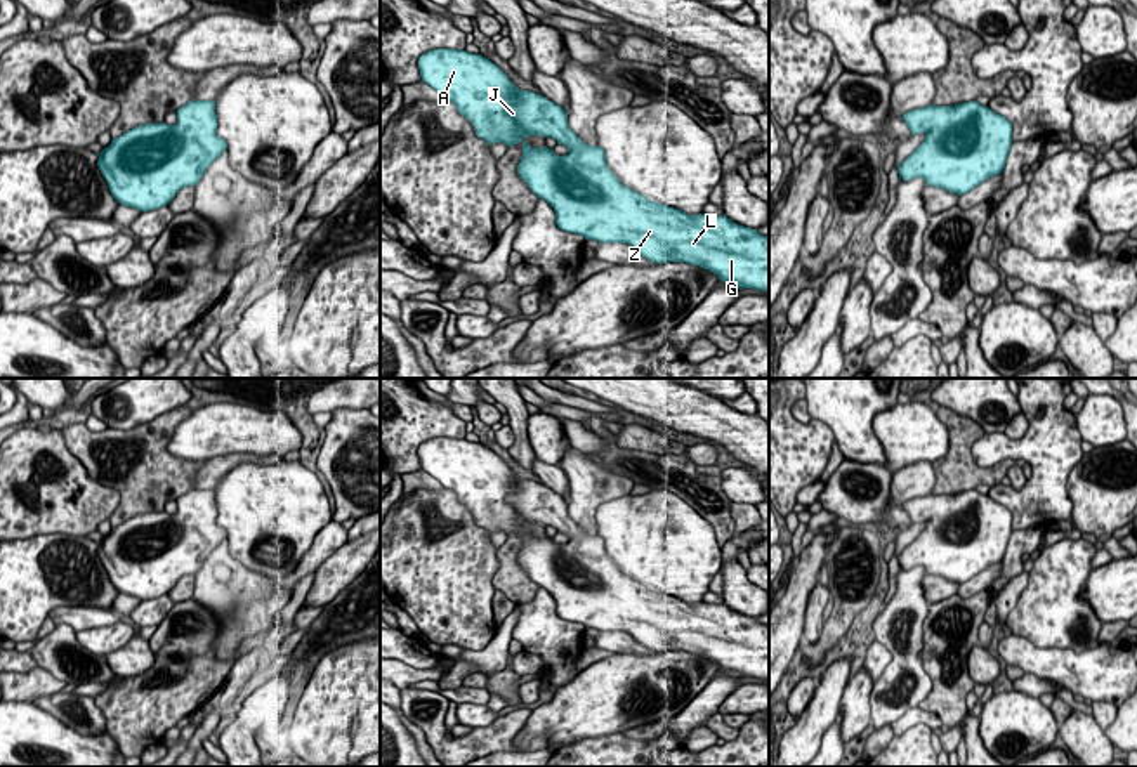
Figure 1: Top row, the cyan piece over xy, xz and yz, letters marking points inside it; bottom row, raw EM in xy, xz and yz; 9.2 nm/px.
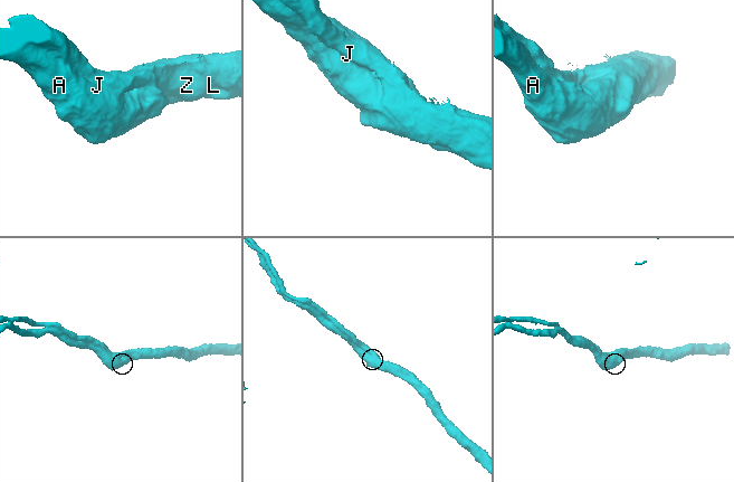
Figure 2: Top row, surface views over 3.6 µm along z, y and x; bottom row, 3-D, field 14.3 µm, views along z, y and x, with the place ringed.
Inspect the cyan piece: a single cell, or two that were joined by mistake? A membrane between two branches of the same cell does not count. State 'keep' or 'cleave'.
keep

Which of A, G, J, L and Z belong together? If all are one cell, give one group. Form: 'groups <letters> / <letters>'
groups A G J L Z

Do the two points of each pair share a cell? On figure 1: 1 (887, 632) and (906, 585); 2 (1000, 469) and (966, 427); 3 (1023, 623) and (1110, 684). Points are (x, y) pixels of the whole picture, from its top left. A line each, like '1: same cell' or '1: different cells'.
1: same cell
2: same cell
3: different cells

